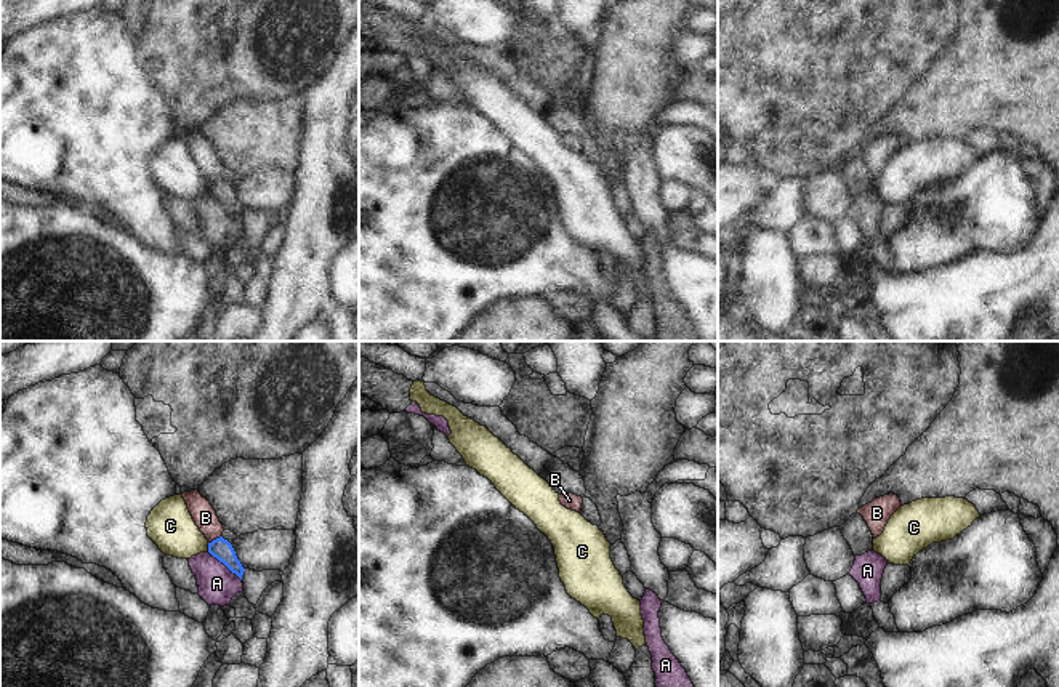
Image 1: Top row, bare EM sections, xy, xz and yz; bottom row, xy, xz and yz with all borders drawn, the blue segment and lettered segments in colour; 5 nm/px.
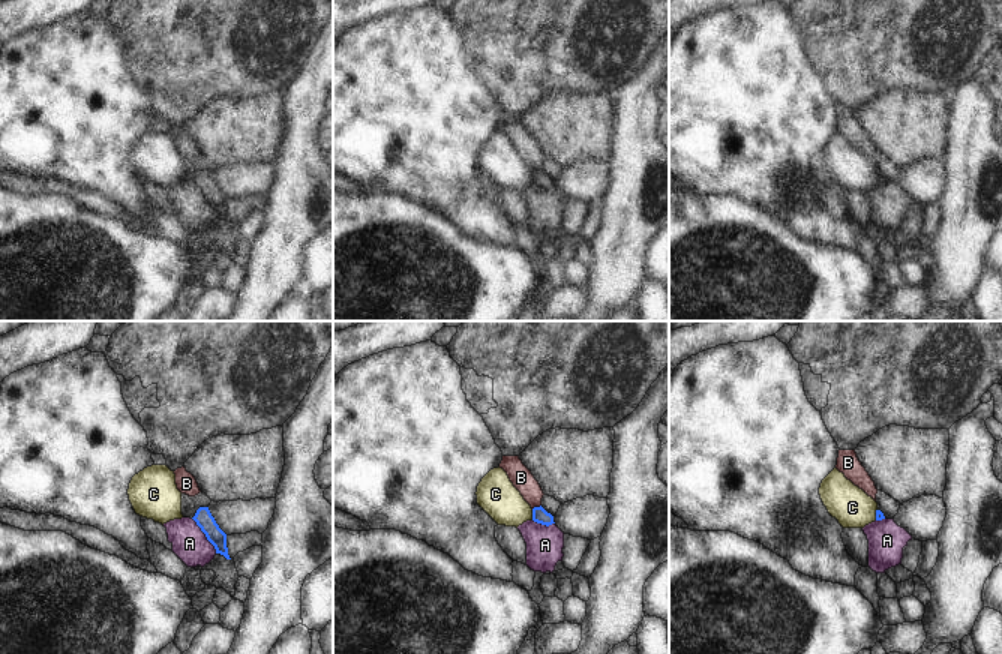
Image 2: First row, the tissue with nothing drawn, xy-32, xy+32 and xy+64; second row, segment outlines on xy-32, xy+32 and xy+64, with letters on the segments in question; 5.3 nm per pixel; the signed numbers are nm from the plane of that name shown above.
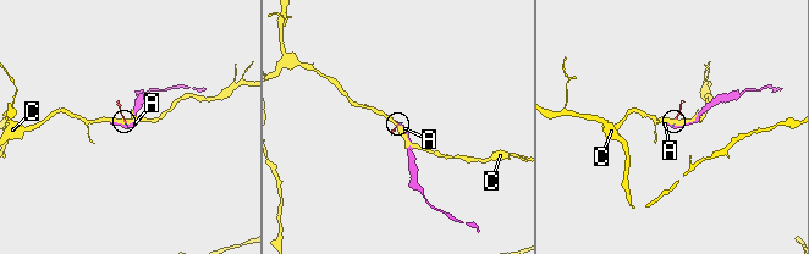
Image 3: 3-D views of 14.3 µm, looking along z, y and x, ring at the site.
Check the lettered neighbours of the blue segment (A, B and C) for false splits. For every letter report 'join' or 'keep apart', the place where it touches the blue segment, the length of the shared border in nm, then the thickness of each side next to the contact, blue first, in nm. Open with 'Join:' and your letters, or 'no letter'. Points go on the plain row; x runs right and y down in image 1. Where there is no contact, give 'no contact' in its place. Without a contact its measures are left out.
Join: B
A: keep apart; meets blue in xy at (225, 205); contact 220 nm long; 110 nm thick on the blue side, 190 nm on the other
B: join; meets blue in xy at (217, 180); contact 80 nm long; 110 nm thick on the blue side, 120 nm on the other
C: keep apart; meets blue in xy at (209, 188); contact 40 nm long; 110 nm thick on the blue side, 240 nm on the other

